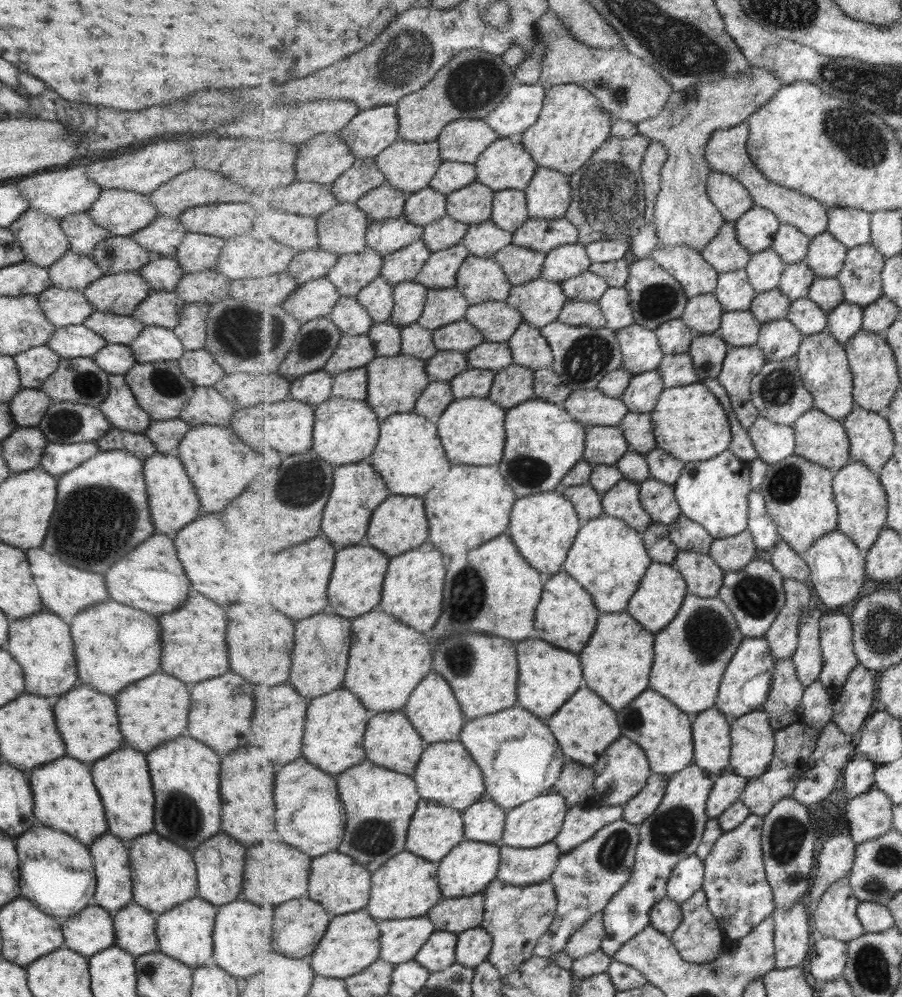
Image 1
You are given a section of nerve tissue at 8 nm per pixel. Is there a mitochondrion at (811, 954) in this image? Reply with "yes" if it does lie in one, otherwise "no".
no

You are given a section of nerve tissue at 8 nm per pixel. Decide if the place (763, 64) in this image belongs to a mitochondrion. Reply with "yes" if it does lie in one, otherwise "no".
no

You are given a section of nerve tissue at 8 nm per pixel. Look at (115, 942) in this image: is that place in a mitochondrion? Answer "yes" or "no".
no

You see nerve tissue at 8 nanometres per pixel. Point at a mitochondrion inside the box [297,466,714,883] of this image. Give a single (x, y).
(467, 597)

